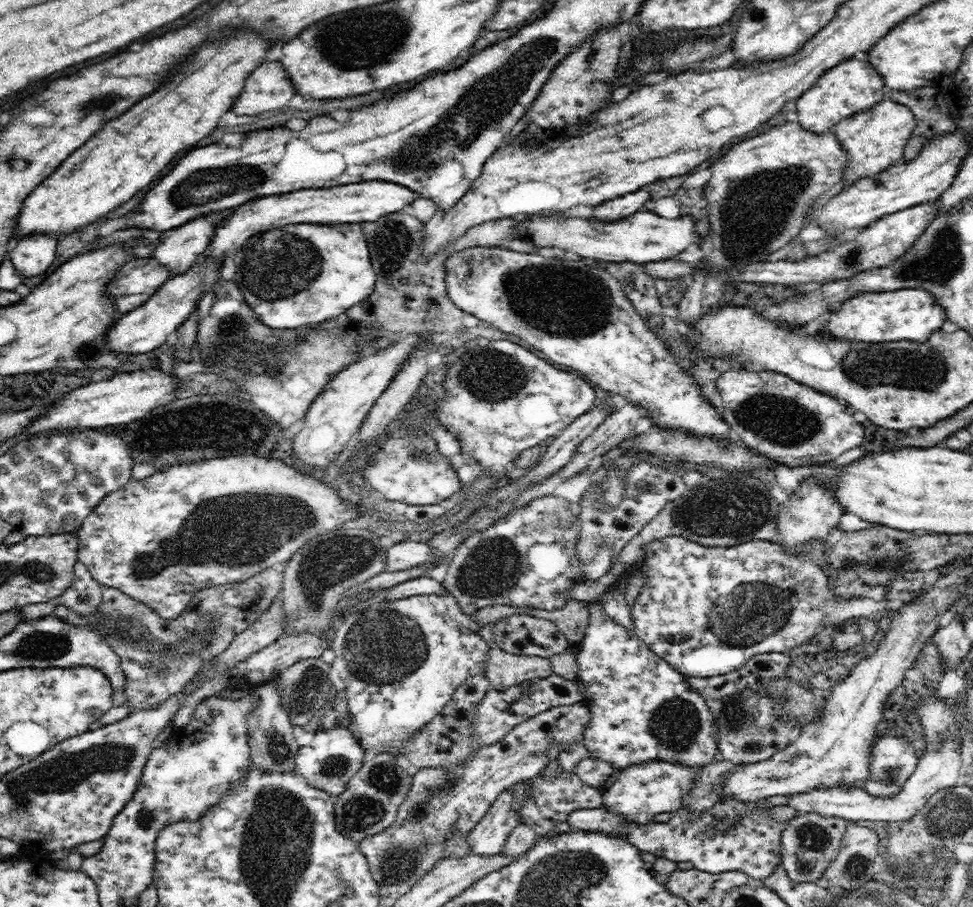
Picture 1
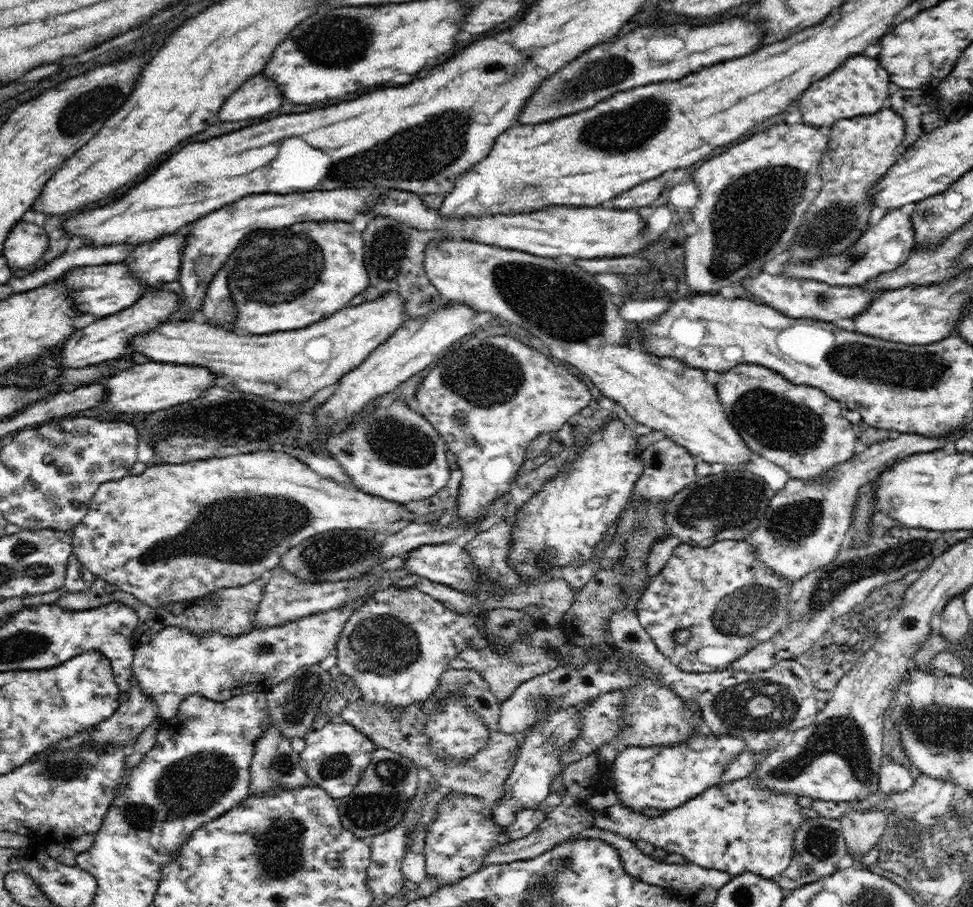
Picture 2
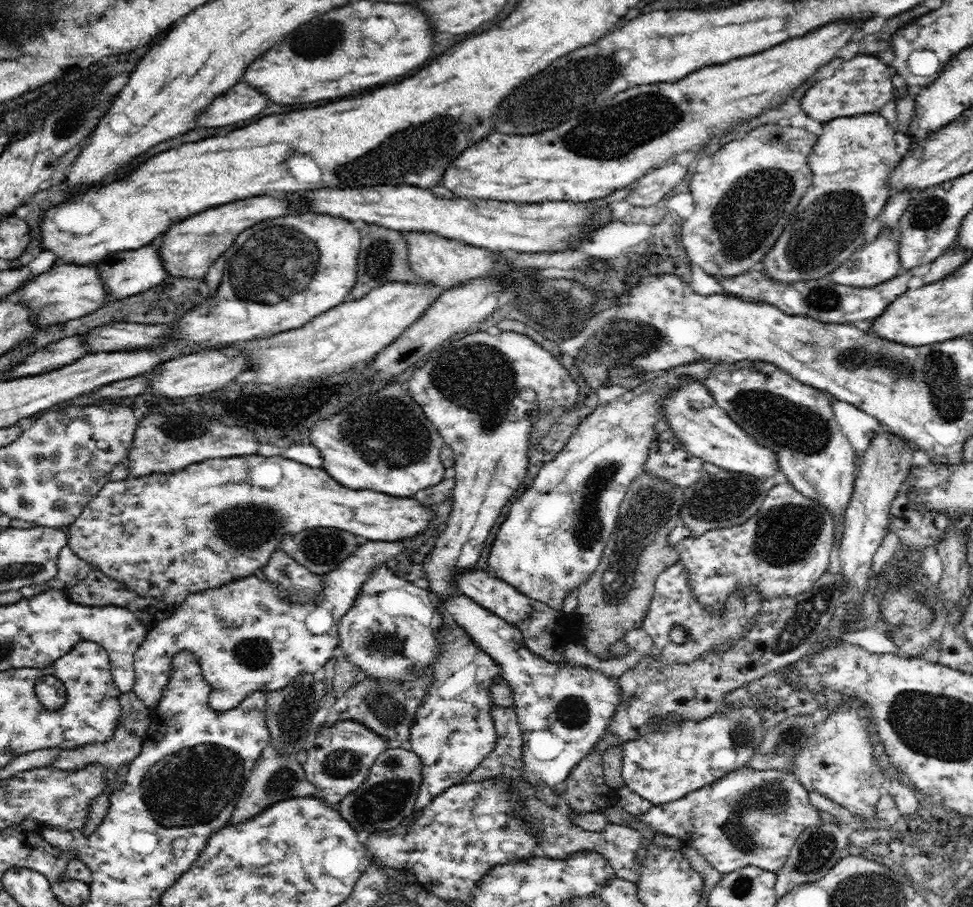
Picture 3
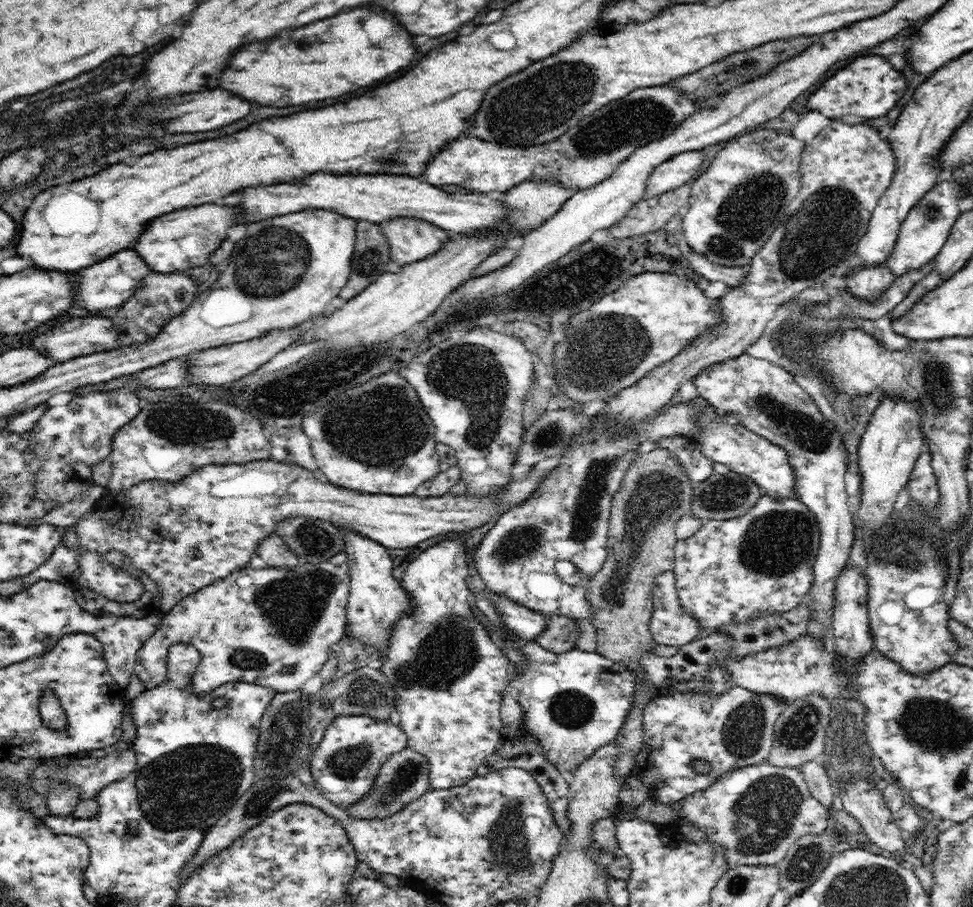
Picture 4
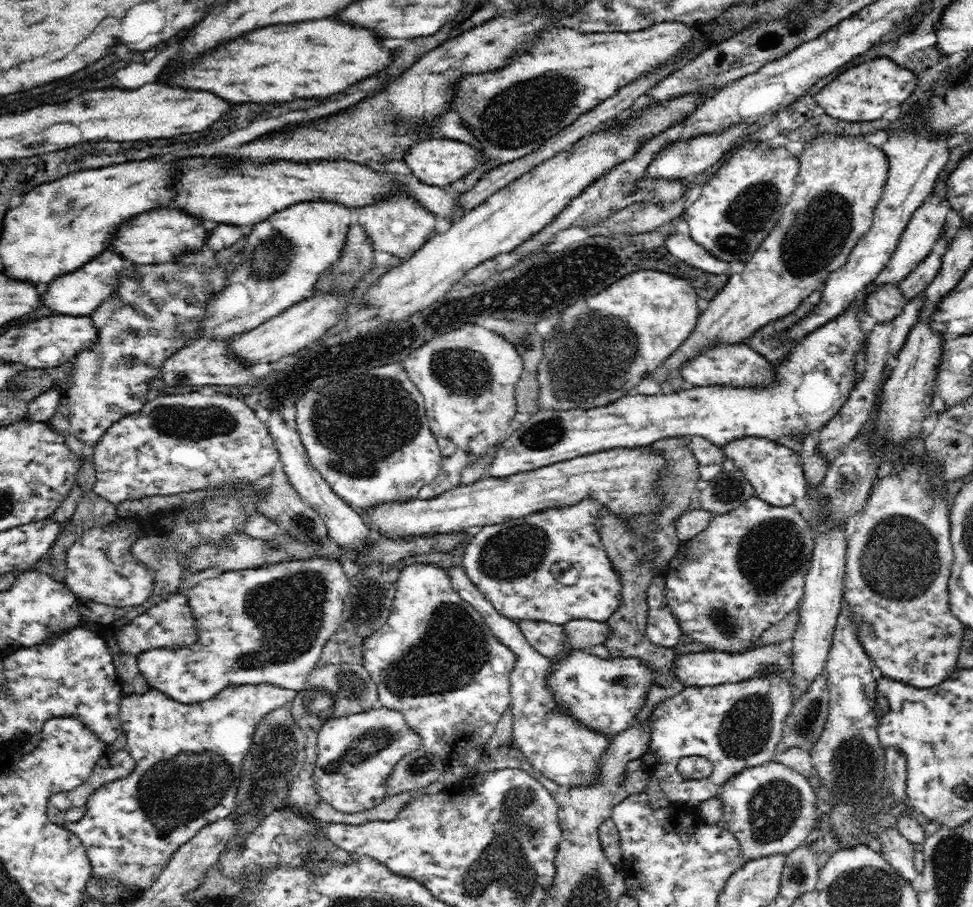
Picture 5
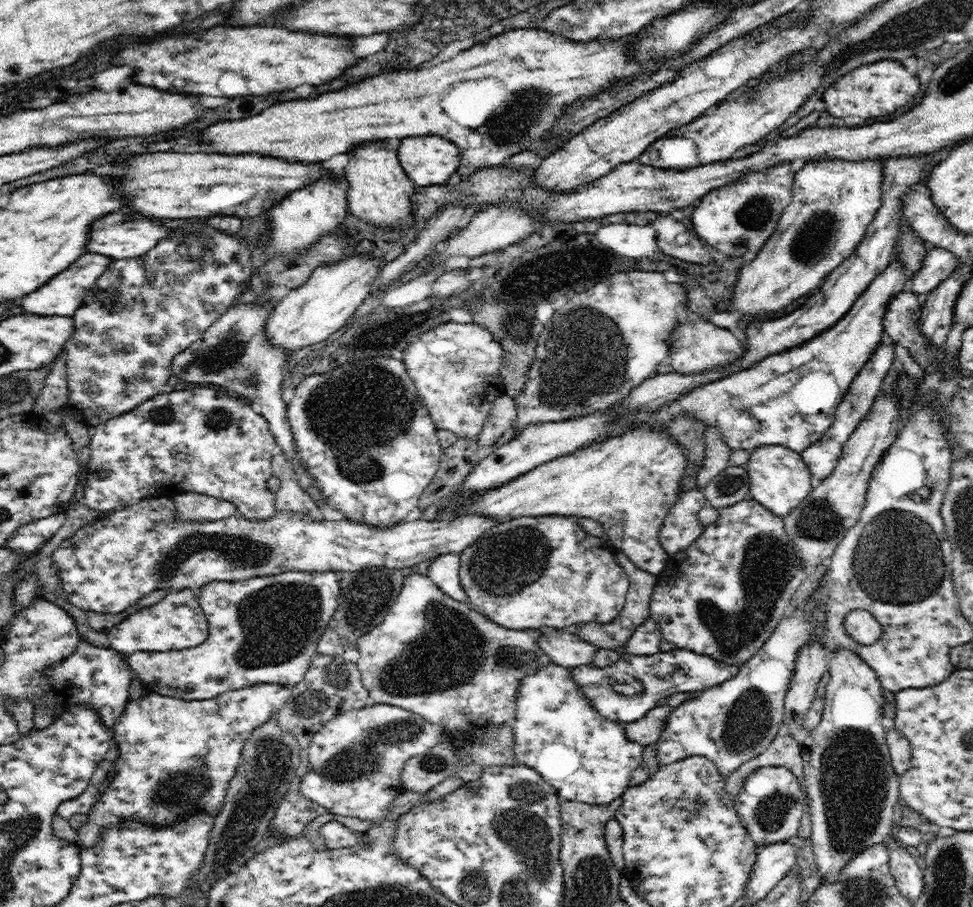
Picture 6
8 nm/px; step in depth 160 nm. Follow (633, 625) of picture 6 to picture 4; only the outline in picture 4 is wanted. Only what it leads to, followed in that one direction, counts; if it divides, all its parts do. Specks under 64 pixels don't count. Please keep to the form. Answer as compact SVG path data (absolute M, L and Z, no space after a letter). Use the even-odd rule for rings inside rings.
M550 615L547 627L535 640L542 648L555 653L568 652L575 648L578 626L574 619L562 615Z

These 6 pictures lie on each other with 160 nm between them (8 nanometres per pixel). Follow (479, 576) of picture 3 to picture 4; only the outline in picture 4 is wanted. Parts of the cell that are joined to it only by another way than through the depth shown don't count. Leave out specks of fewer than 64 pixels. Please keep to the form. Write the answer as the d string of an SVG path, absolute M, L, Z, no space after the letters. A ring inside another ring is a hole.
M491 594L498 616L509 630L528 640L535 641L540 633L545 631L549 617L506 596Z

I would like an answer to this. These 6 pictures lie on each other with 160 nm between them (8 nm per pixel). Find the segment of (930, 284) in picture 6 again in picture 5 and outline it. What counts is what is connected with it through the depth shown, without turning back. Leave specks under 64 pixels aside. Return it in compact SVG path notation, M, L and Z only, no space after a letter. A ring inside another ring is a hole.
M932 251L900 284L897 284L904 302L910 302L936 278L941 264L942 257Z

